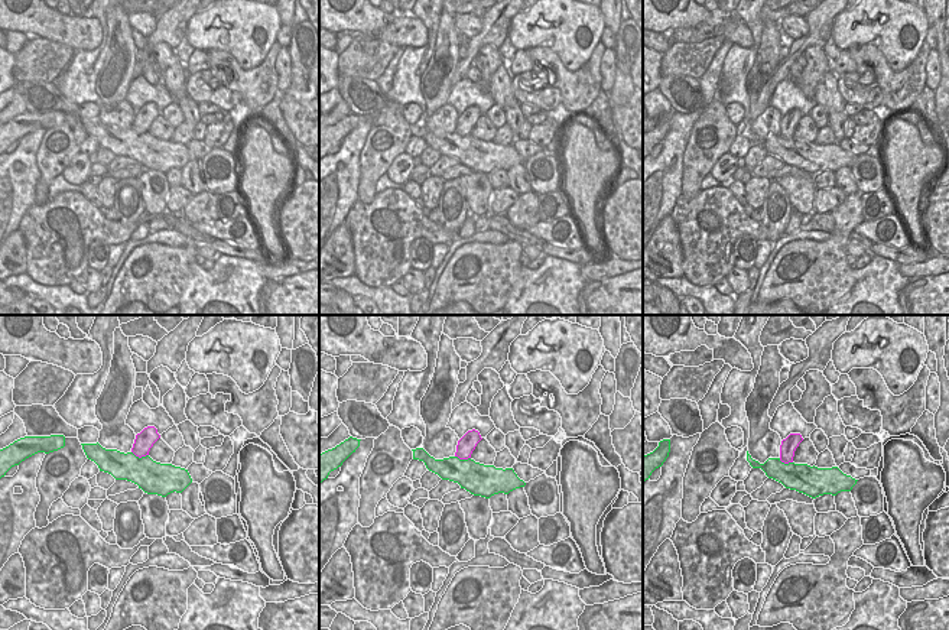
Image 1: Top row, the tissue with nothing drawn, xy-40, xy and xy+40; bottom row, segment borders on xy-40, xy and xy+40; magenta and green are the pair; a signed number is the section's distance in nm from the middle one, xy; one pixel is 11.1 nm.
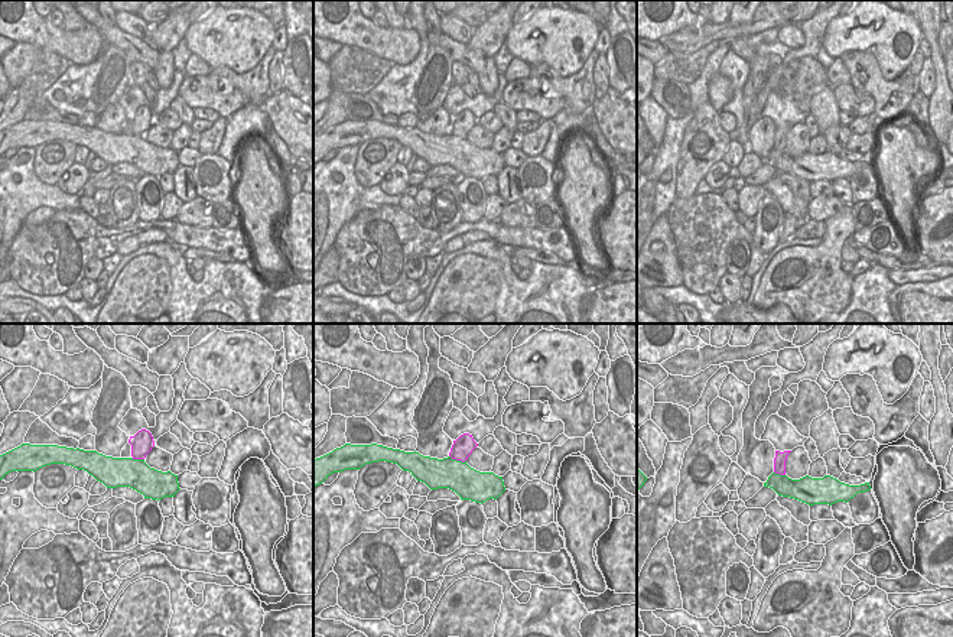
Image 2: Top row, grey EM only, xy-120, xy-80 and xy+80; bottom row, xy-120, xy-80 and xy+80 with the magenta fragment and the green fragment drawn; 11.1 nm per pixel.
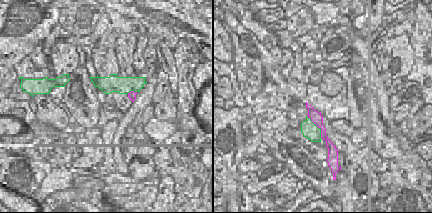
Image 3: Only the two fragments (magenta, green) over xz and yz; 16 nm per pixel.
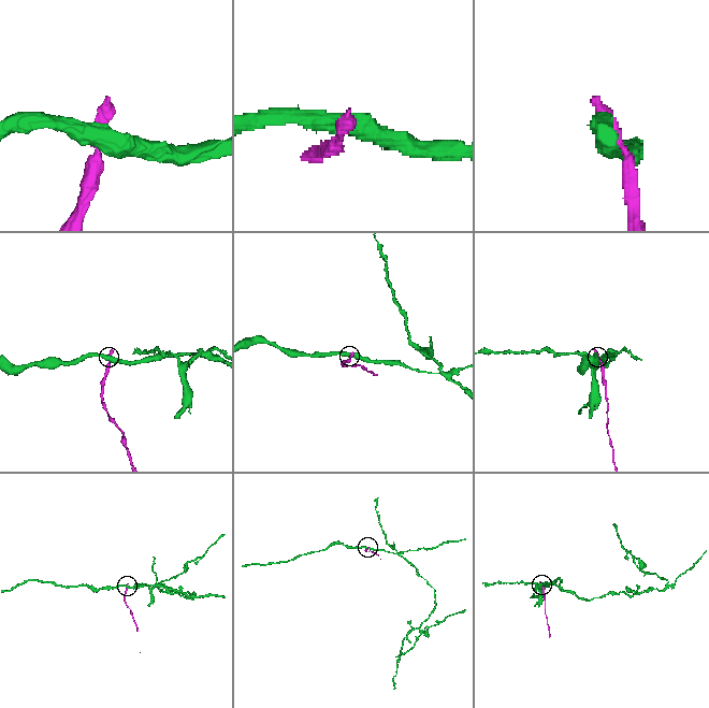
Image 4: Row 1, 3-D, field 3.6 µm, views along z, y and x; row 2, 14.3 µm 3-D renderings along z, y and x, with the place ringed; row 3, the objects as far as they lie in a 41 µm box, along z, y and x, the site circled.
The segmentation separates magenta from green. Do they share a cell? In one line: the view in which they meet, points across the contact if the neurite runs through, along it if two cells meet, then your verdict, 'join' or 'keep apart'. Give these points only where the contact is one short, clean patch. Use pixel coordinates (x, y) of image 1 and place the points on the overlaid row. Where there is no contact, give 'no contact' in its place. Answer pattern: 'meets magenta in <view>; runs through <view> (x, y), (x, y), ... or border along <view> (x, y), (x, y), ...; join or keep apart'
meets magenta in xy-40; border along xy-40 (132, 451), (139, 457), (148, 455); keep apart

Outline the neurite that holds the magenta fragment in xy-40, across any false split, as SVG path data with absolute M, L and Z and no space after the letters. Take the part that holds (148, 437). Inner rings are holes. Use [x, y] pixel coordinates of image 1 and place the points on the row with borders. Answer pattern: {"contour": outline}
{"contour": "M155 426L144 428L136 435L131 452L139 458L149 455L150 448L159 438L160 435Z"}

